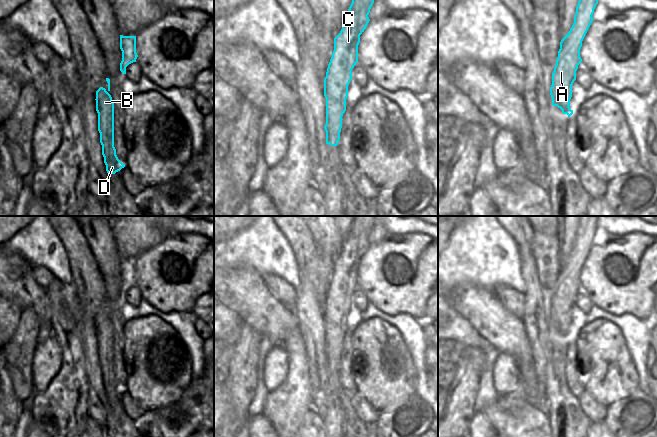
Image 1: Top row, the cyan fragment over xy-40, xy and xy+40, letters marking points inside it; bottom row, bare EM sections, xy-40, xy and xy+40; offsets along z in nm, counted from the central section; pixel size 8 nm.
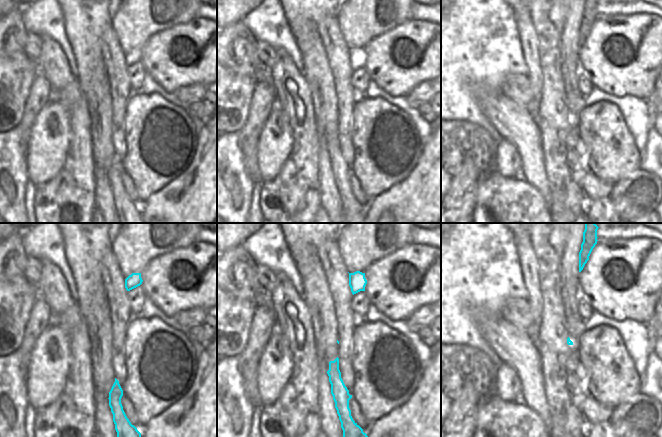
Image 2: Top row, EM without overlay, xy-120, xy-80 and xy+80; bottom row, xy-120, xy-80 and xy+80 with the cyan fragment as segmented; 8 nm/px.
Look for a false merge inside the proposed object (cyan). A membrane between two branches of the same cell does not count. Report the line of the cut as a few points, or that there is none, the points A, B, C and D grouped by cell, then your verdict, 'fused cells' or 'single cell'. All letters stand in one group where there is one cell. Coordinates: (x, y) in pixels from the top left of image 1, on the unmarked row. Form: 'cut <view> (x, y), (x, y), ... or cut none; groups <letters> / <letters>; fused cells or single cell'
cut none; groups A B C D; single cell

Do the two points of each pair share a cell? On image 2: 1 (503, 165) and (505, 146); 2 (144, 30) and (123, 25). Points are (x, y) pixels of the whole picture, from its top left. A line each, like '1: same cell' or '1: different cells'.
1: same cell
2: same cell

